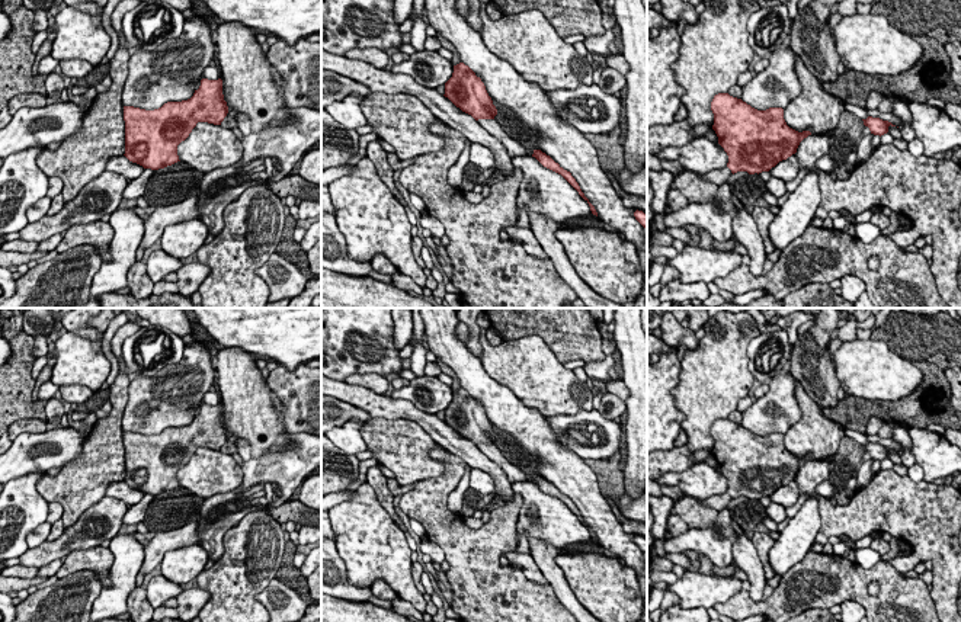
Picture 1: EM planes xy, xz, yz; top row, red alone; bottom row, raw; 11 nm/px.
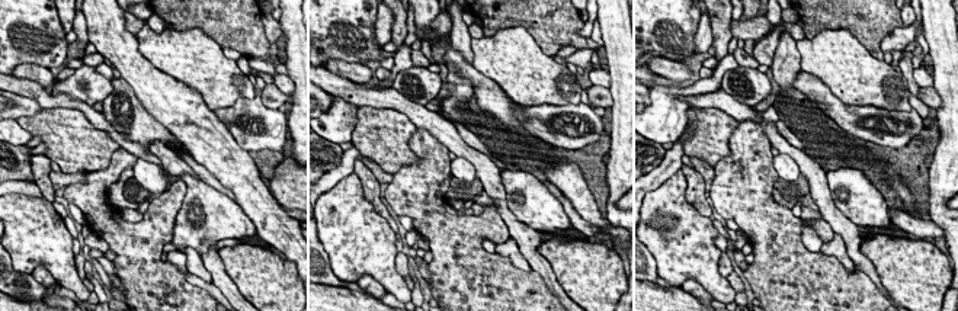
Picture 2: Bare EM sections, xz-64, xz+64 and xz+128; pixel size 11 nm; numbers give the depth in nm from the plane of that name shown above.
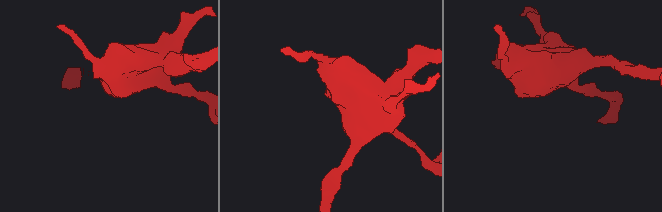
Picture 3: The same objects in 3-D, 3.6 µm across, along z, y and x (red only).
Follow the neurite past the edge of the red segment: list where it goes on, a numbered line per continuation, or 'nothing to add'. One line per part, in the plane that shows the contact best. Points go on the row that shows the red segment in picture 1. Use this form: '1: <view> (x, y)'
1: yz (716, 176)

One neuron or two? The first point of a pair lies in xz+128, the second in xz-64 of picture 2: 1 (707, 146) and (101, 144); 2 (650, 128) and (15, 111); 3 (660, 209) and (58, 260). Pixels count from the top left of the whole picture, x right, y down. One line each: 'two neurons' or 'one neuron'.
1: one neuron
2: two neurons
3: one neuron

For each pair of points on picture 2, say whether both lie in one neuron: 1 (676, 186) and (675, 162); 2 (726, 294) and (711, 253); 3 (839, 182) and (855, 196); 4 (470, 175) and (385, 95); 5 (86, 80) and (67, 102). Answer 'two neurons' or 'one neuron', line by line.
1: two neurons
2: one neuron
3: one neuron
4: two neurons
5: two neurons

